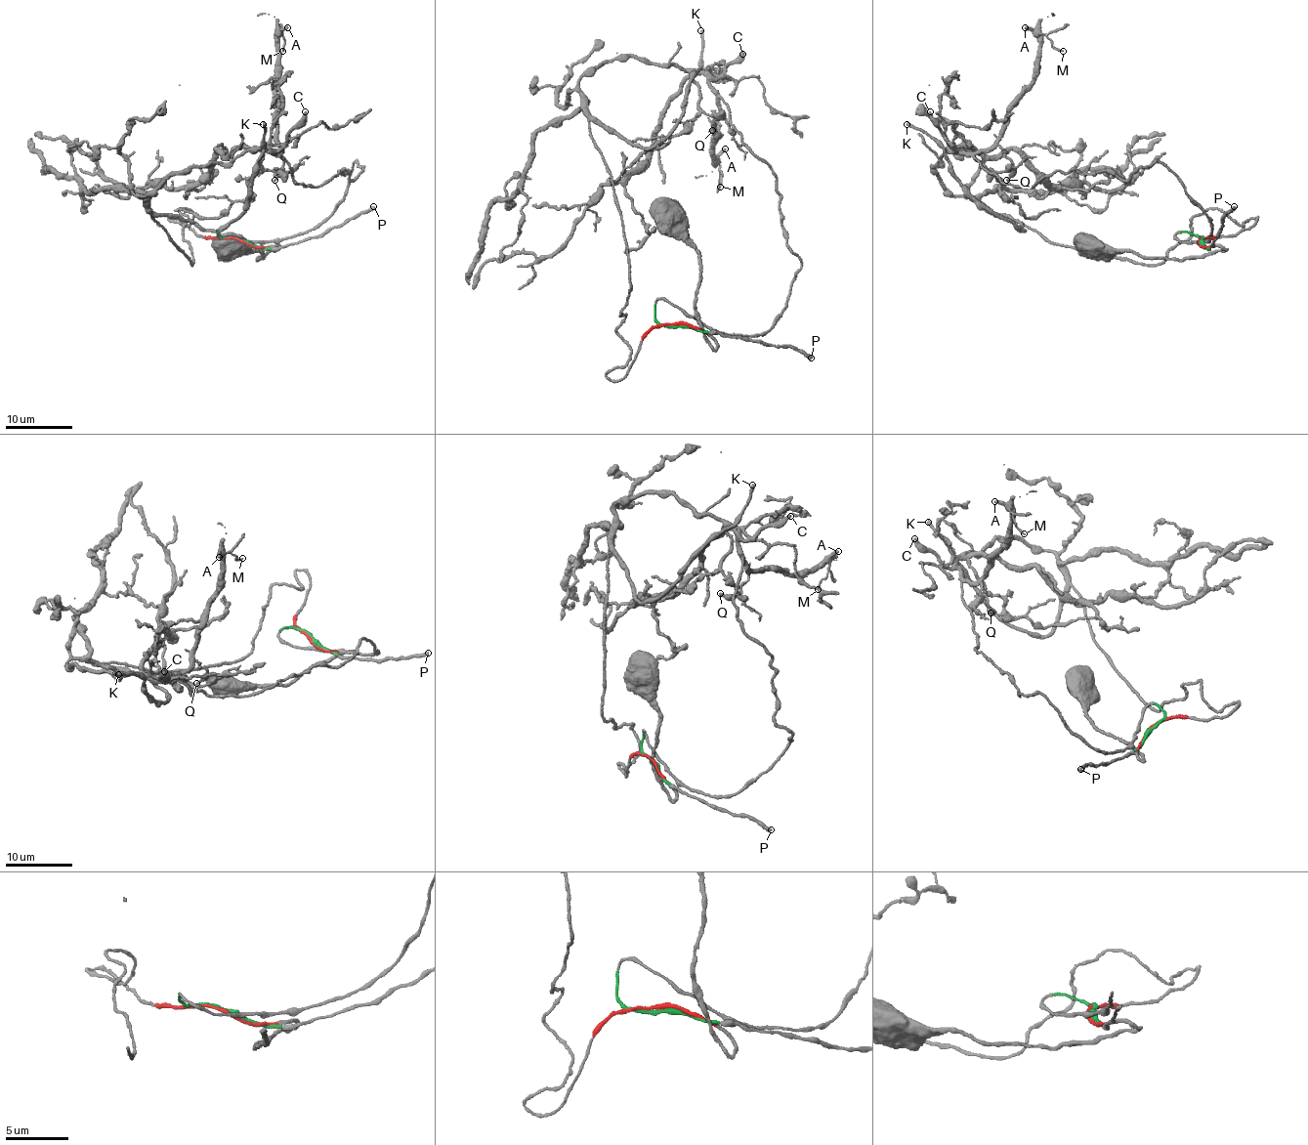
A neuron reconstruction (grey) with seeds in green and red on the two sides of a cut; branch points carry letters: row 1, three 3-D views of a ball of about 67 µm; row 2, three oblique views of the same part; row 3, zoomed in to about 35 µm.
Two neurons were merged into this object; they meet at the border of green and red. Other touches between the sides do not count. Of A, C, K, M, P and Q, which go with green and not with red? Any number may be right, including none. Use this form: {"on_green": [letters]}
{"on_green": ["A", "C", "M", "P", "Q"]}

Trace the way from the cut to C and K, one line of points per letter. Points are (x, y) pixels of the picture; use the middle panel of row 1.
C: (675, 325), (654, 317), (659, 298), (763, 335), (801, 265), (777, 177), (709, 83), (743, 53)
K: (675, 325), (626, 365), (629, 260), (579, 78), (631, 57), (698, 69), (701, 29)

